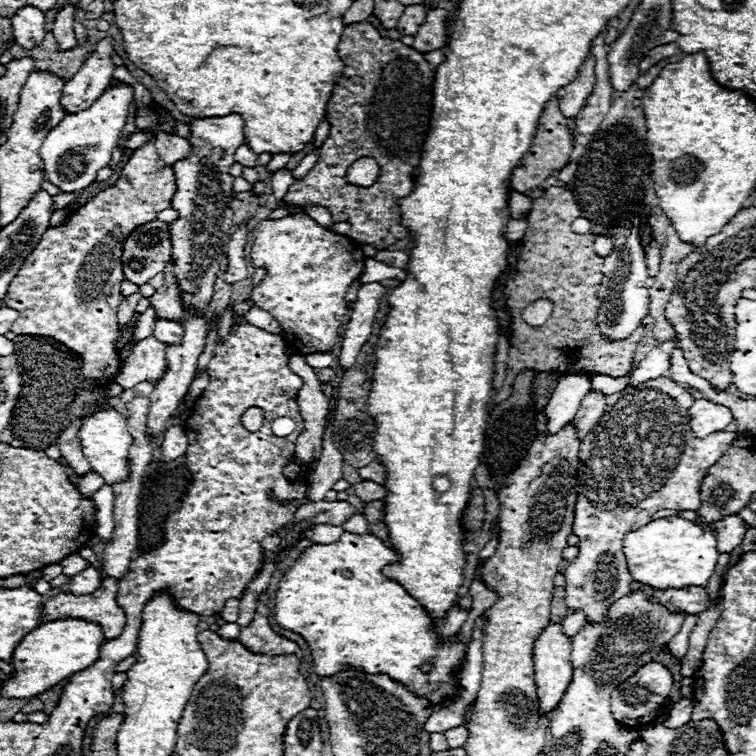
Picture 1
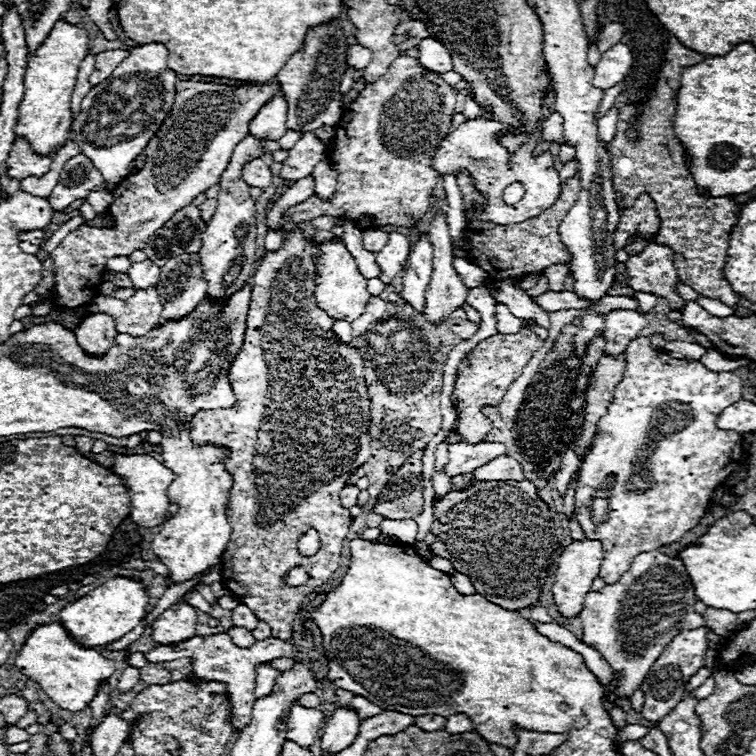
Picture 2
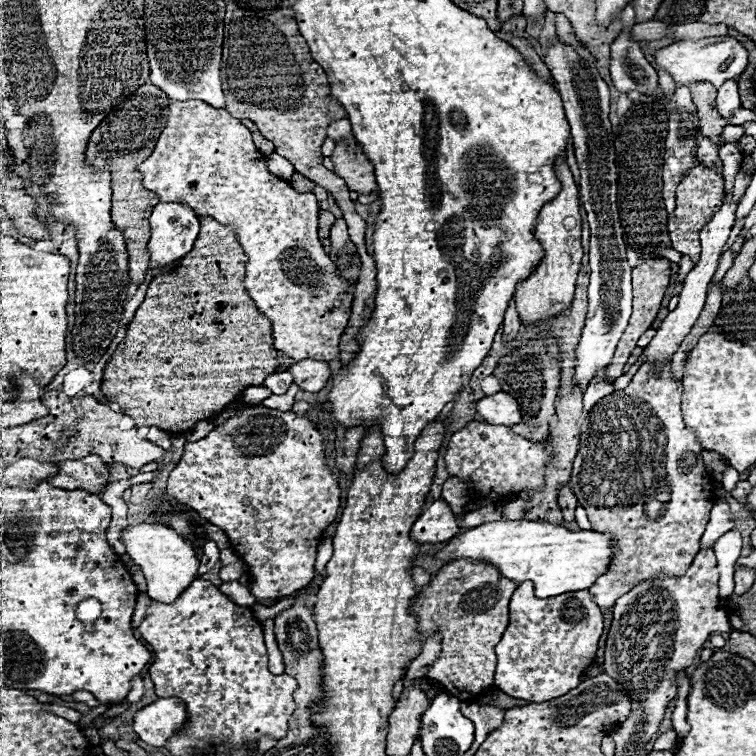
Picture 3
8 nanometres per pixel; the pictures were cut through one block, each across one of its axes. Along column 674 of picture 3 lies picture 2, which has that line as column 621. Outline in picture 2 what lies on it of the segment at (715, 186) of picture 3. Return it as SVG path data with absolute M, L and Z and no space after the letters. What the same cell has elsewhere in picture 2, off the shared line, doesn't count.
M642 192L634 206L626 210L618 210L618 224L614 234L614 248L624 250L628 240L638 238L650 238L660 230L660 216L656 212L656 202L650 194Z

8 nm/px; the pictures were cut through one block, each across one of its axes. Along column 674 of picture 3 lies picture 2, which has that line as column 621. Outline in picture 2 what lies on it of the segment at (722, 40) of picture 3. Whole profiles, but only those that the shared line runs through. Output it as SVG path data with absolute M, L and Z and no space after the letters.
M616 44L614 48L606 50L600 58L600 62L594 66L594 80L592 84L600 90L608 90L616 84L620 84L630 68L632 68L632 50L626 44Z

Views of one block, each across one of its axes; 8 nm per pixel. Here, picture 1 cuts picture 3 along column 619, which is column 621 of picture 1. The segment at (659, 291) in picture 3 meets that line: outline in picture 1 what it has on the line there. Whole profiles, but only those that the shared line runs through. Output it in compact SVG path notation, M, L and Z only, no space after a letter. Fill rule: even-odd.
M546 188L546 196L534 200L528 212L528 228L520 244L520 254L512 266L510 276L504 282L504 298L512 314L512 340L508 354L508 370L505 384L512 383L524 370L560 372L560 374L604 374L610 378L626 376L634 370L634 350L644 336L642 324L632 338L624 342L608 342L596 330L596 310L600 300L596 298L602 282L604 258L594 252L594 234L576 234L570 224L582 216L582 210L574 202L574 196L566 188ZM538 298L550 300L554 312L542 326L526 324L520 314Z

